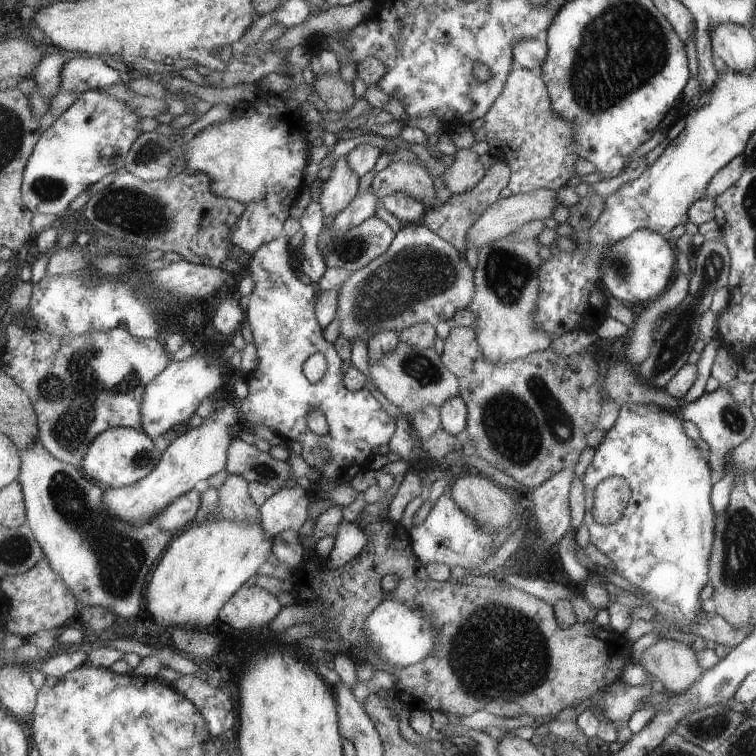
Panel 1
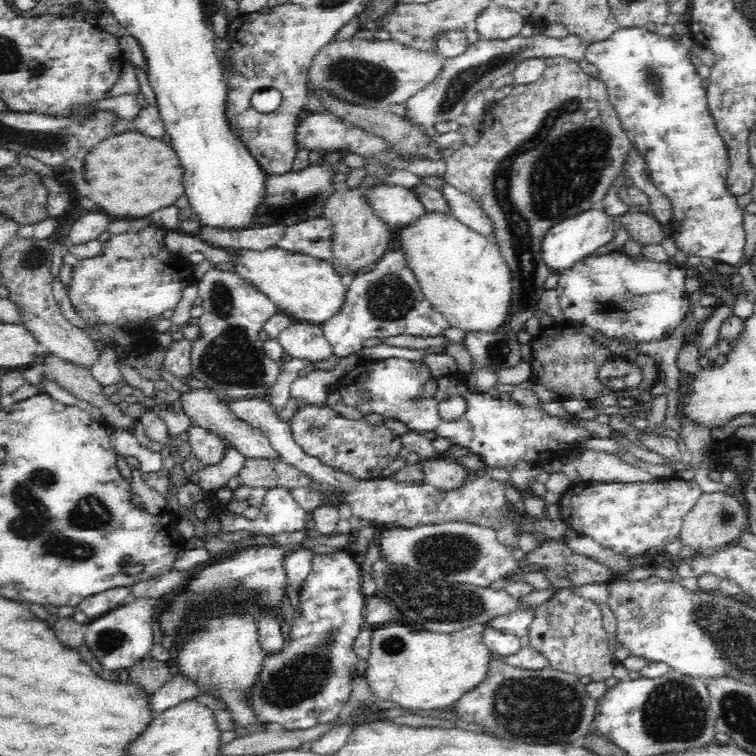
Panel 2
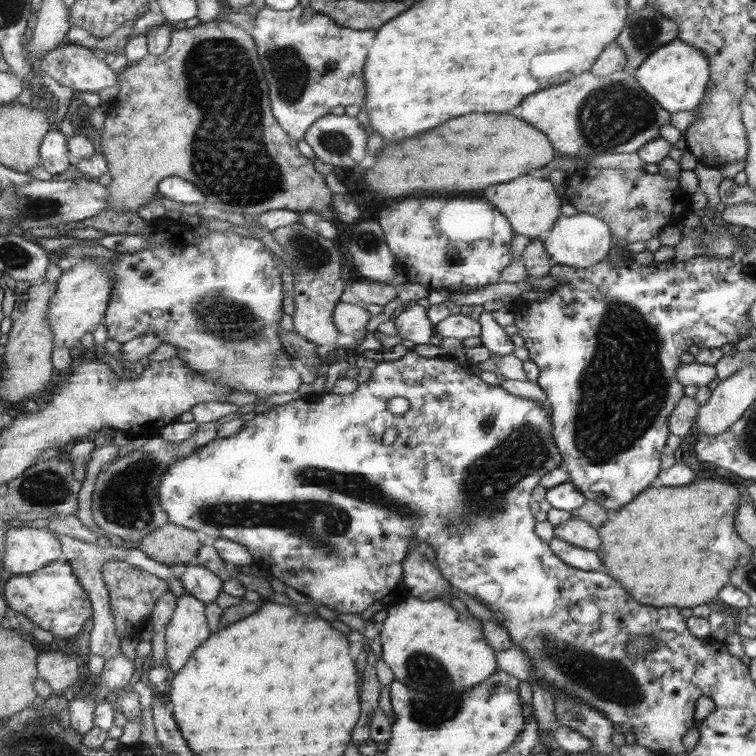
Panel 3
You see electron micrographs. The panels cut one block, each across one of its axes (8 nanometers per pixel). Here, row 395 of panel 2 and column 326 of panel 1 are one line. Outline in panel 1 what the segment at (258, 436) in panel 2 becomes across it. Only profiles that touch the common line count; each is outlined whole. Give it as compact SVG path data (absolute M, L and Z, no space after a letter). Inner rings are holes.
M351 152L341 156L331 168L331 176L325 182L325 188L319 196L319 204L325 208L327 220L335 220L341 212L345 212L353 200L359 196L359 174L349 162Z

